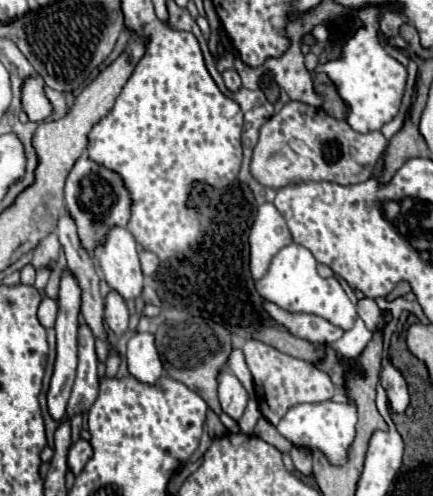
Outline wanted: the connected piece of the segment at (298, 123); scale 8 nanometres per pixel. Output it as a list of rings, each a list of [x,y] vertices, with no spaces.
[[[287,101],[279,113],[269,117],[261,131],[259,131],[259,143],[253,151],[251,159],[251,173],[253,177],[265,185],[265,187],[285,187],[287,183],[303,183],[303,181],[331,181],[339,185],[355,185],[363,183],[373,175],[375,163],[383,157],[387,149],[387,139],[381,135],[381,131],[371,133],[355,133],[345,121],[337,121],[335,117],[329,117],[321,109],[305,105],[301,101]]]

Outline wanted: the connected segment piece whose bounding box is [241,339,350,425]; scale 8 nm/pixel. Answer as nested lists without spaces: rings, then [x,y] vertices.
[[[257,339],[245,341],[241,349],[245,355],[247,367],[253,375],[253,381],[255,381],[255,395],[257,395],[259,409],[273,425],[277,425],[279,419],[287,413],[287,409],[293,407],[295,403],[315,403],[315,401],[326,400],[345,403],[350,400],[347,394],[343,394],[344,389],[338,389],[335,384],[331,383],[329,375],[323,373],[313,363],[289,357],[277,351],[275,347]]]

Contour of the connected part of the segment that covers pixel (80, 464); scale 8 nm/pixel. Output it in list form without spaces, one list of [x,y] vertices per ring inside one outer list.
[[[77,441],[75,445],[71,445],[67,455],[67,465],[73,475],[79,475],[89,459],[91,459],[91,445],[87,441]]]

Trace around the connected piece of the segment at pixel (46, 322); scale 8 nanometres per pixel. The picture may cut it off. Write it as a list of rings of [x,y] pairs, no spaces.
[[[43,297],[41,305],[39,305],[39,321],[43,327],[53,327],[55,325],[55,317],[57,317],[57,303],[49,297]]]

